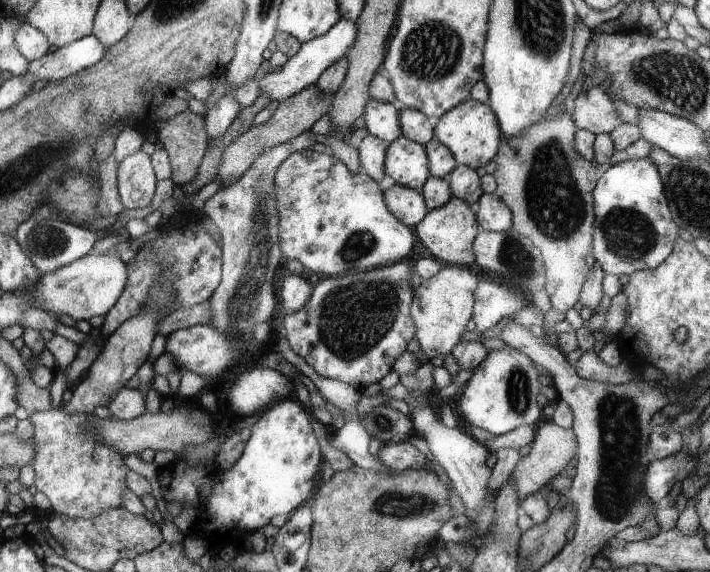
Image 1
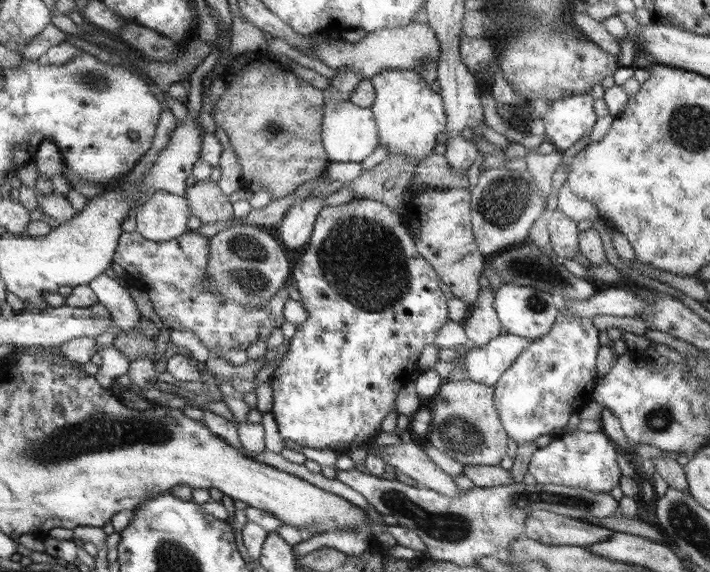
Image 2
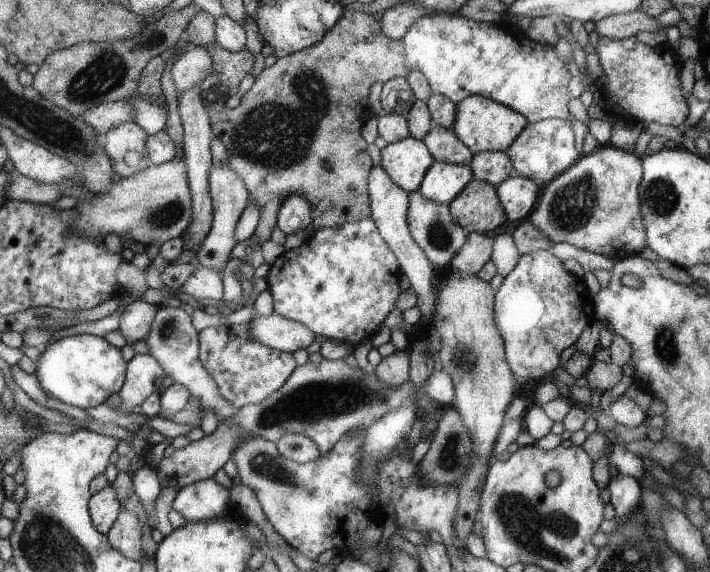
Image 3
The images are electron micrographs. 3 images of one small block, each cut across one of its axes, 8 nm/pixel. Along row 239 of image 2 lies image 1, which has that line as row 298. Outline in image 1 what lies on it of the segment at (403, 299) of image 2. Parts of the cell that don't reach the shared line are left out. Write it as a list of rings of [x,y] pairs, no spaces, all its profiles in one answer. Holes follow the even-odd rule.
[[[407,260],[407,262],[398,262],[396,265],[384,266],[373,270],[363,272],[349,272],[344,275],[330,276],[330,278],[321,278],[320,282],[316,282],[313,279],[313,292],[308,300],[307,306],[304,306],[303,310],[296,312],[295,314],[287,314],[284,320],[280,322],[286,330],[286,339],[289,346],[300,356],[304,358],[304,361],[321,377],[329,380],[341,381],[351,386],[354,386],[358,390],[365,390],[370,384],[378,383],[380,378],[384,378],[392,364],[406,351],[408,346],[408,340],[415,338],[417,330],[416,324],[412,318],[412,303],[416,294],[412,294],[412,288],[410,288],[410,282],[414,274],[414,262]]]

